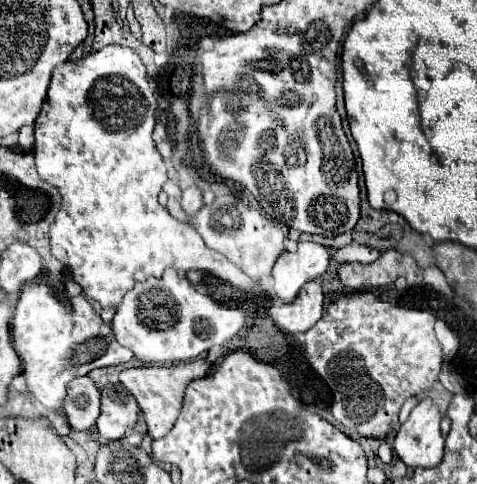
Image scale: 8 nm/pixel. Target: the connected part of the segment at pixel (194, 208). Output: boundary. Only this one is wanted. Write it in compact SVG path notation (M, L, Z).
M188 188L182 196L182 208L186 216L194 216L202 208L202 192L198 188Z

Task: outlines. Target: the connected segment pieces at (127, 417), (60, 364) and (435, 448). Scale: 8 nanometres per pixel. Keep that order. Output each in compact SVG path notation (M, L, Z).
M120 382L104 386L100 416L96 420L100 436L106 440L122 438L128 430L134 428L138 416L140 408L136 398Z
M28 284L20 294L12 318L12 342L24 362L24 376L32 396L58 414L64 414L62 402L70 380L94 368L118 366L134 358L132 350L116 342L110 324L92 310L84 296L74 296L64 304L56 298L56 292L44 284Z
M424 398L410 418L400 426L394 452L408 468L432 468L444 456L444 436L440 430L442 412L432 398Z

